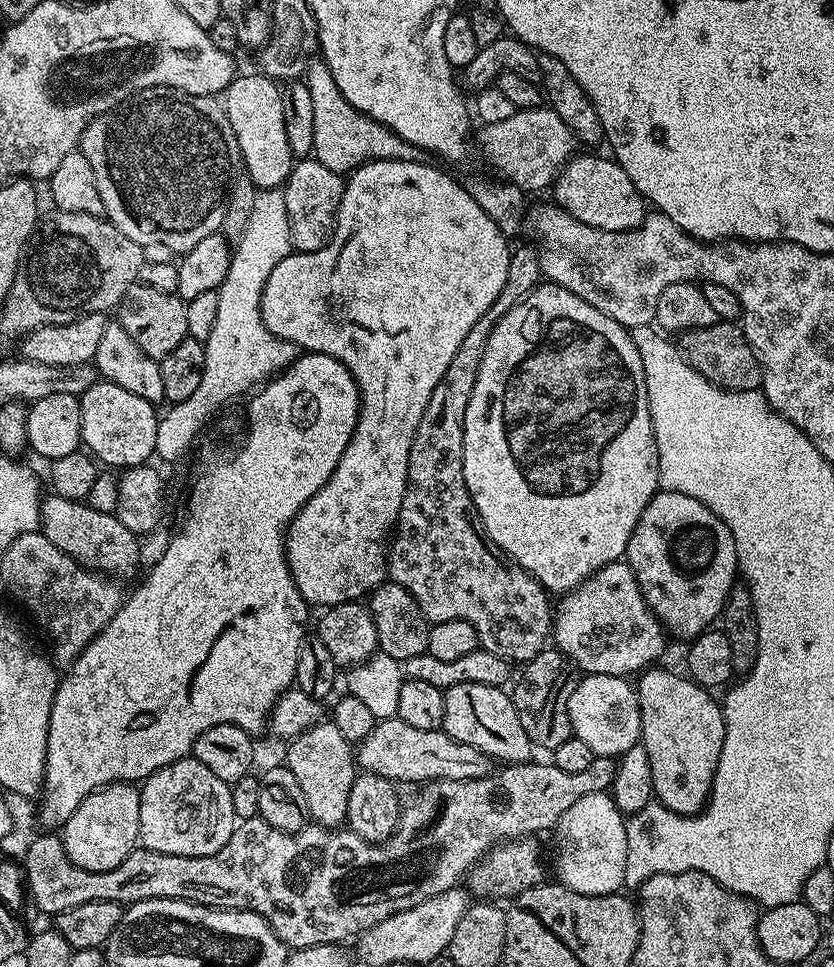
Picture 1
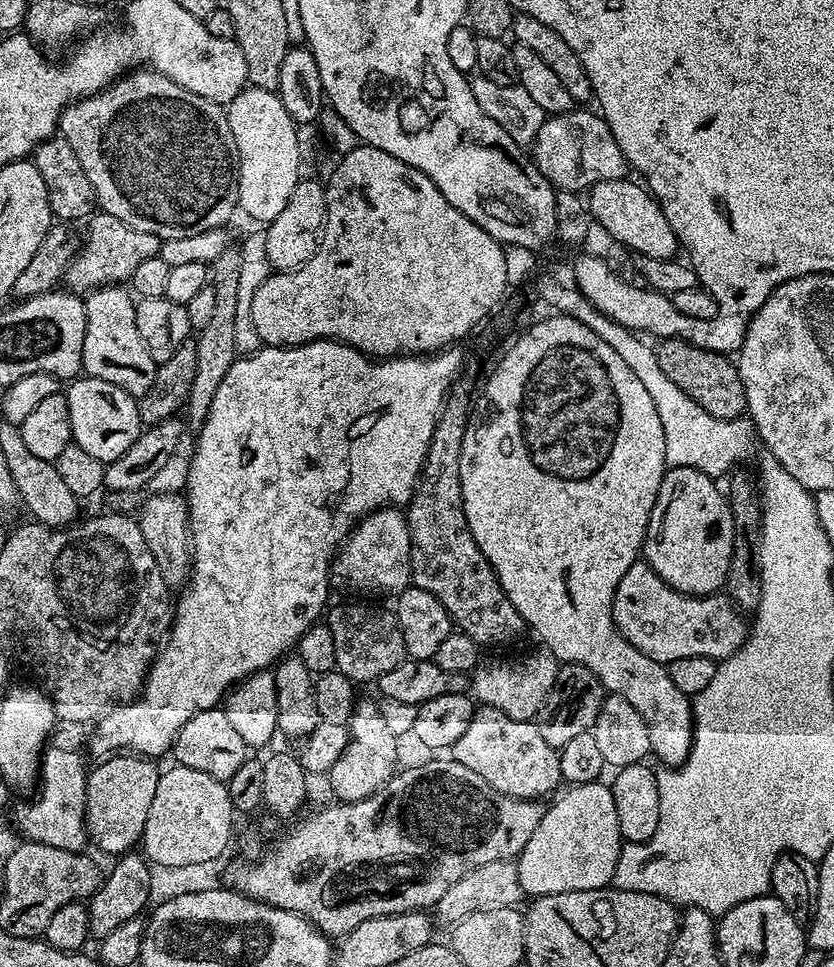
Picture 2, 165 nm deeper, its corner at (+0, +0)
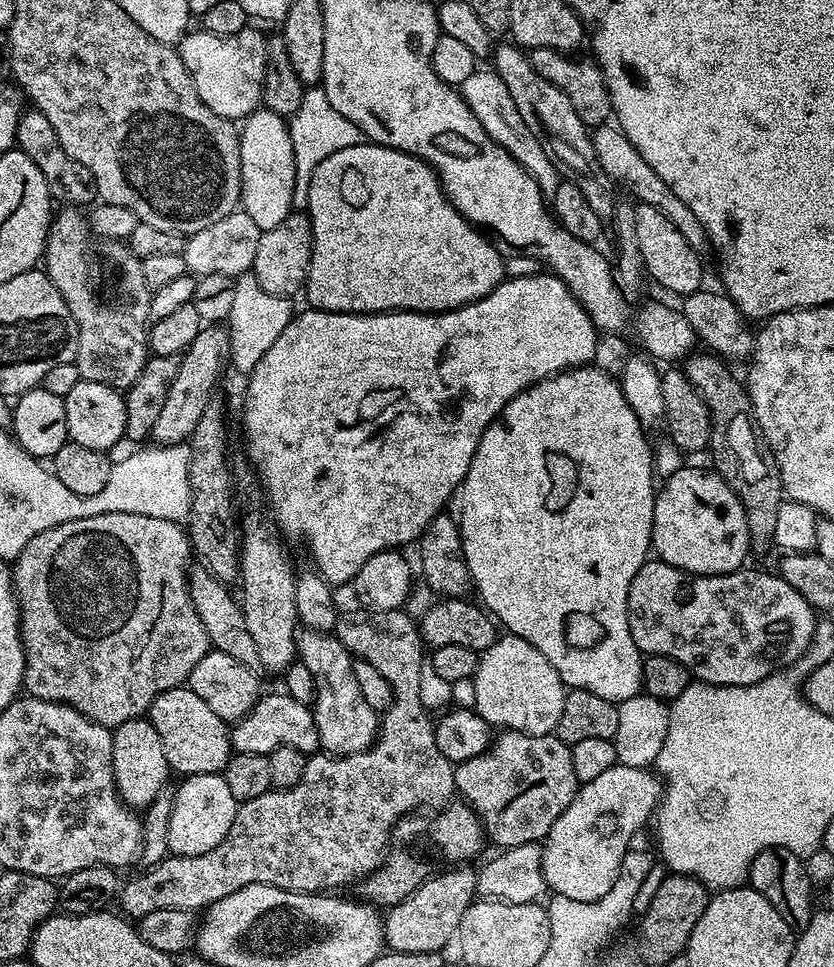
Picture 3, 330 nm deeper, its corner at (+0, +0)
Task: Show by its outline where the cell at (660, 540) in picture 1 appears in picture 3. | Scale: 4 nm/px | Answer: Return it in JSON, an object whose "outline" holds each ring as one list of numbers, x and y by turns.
{"outline":[[682,466,673,476,663,481,664,488,662,484,656,493,651,551,659,559,683,572,693,572,699,576,717,576,743,569,746,564,744,559,750,556,750,545,742,502,738,502,734,490,730,490,728,483,718,473,705,468]]}

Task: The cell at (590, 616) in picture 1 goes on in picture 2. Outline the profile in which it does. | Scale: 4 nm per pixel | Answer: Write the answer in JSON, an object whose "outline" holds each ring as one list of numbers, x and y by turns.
{"outline":[[647,562,634,563,622,574,614,594,612,617,617,630,638,651,665,666,678,658,725,660,744,645,750,631,745,613,727,595,683,596,662,582]]}

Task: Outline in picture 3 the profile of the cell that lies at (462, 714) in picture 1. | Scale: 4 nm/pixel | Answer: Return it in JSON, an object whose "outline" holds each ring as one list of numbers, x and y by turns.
{"outline":[[501,731,488,745,488,749,469,760,455,765,454,782,456,792,471,807,475,808,489,841,497,844,497,849,517,848,523,844,543,841,550,826,558,822,558,818,570,806,576,797,578,781,574,774,572,749,562,743,555,734,547,736,528,736,524,732]]}

